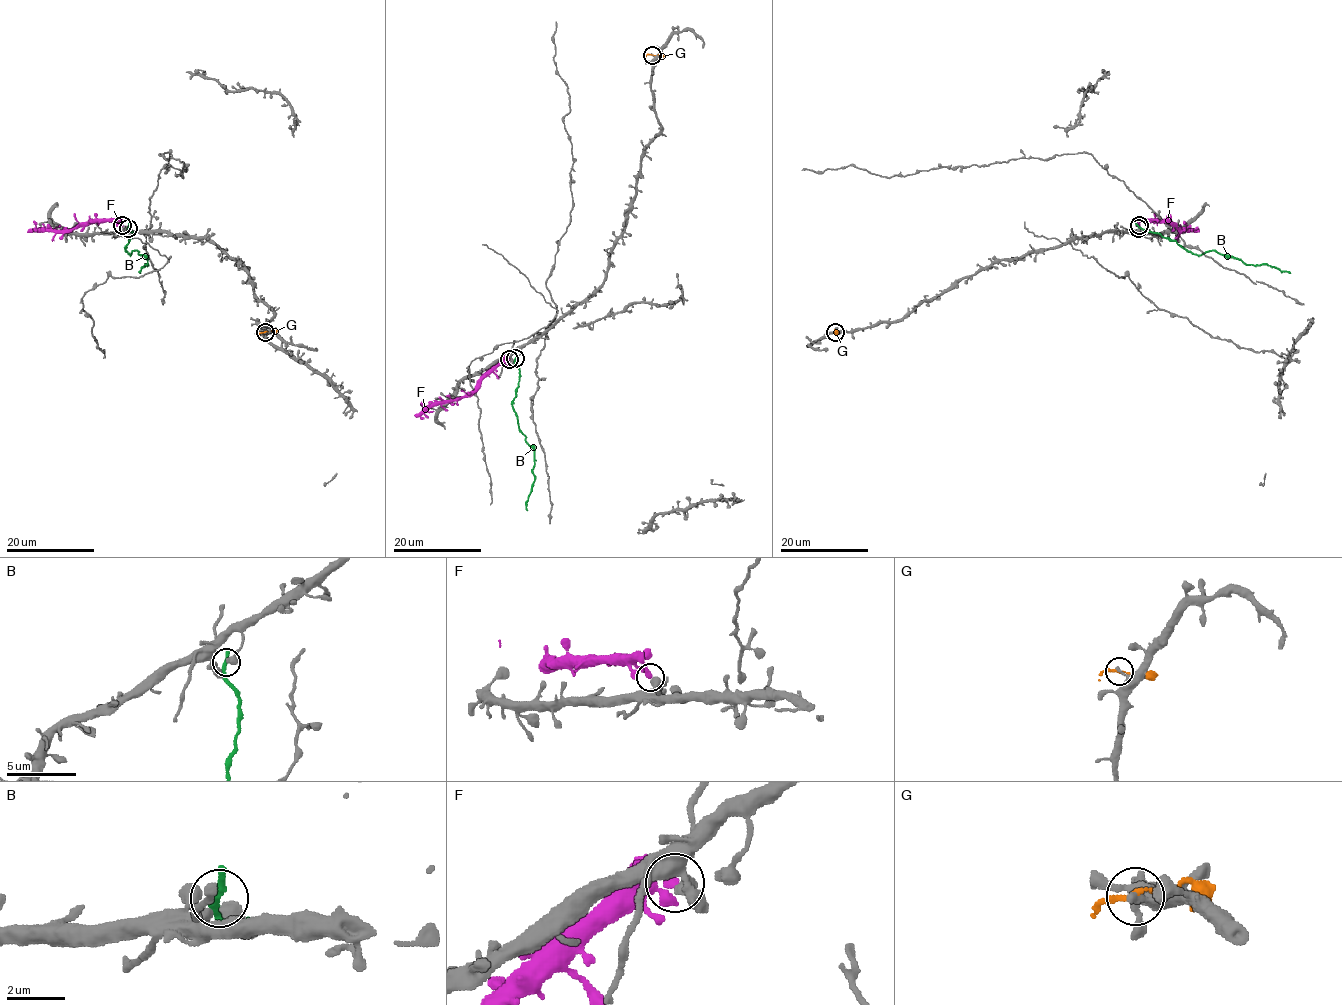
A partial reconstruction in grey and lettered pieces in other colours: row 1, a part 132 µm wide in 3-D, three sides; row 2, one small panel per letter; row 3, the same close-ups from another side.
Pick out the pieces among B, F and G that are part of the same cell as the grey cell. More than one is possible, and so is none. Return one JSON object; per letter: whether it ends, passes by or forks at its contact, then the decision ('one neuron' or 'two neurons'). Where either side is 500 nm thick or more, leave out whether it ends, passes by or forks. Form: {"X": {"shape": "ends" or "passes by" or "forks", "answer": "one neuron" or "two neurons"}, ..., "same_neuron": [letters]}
{"B": {"shape": "passes by", "answer": "two neurons"}, "F": {"shape": "ends", "answer": "two neurons"}, "G": {"shape": "passes by", "answer": "two neurons"}, "same_neuron": []}

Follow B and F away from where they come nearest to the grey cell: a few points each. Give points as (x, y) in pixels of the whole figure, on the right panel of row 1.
B: (1138, 228), (1159, 232), (1197, 254), (1211, 251), (1238, 258), (1247, 264), (1266, 264), (1291, 273)
F: (1139, 226), (1138, 220), (1169, 221), (1178, 229), (1196, 232)

